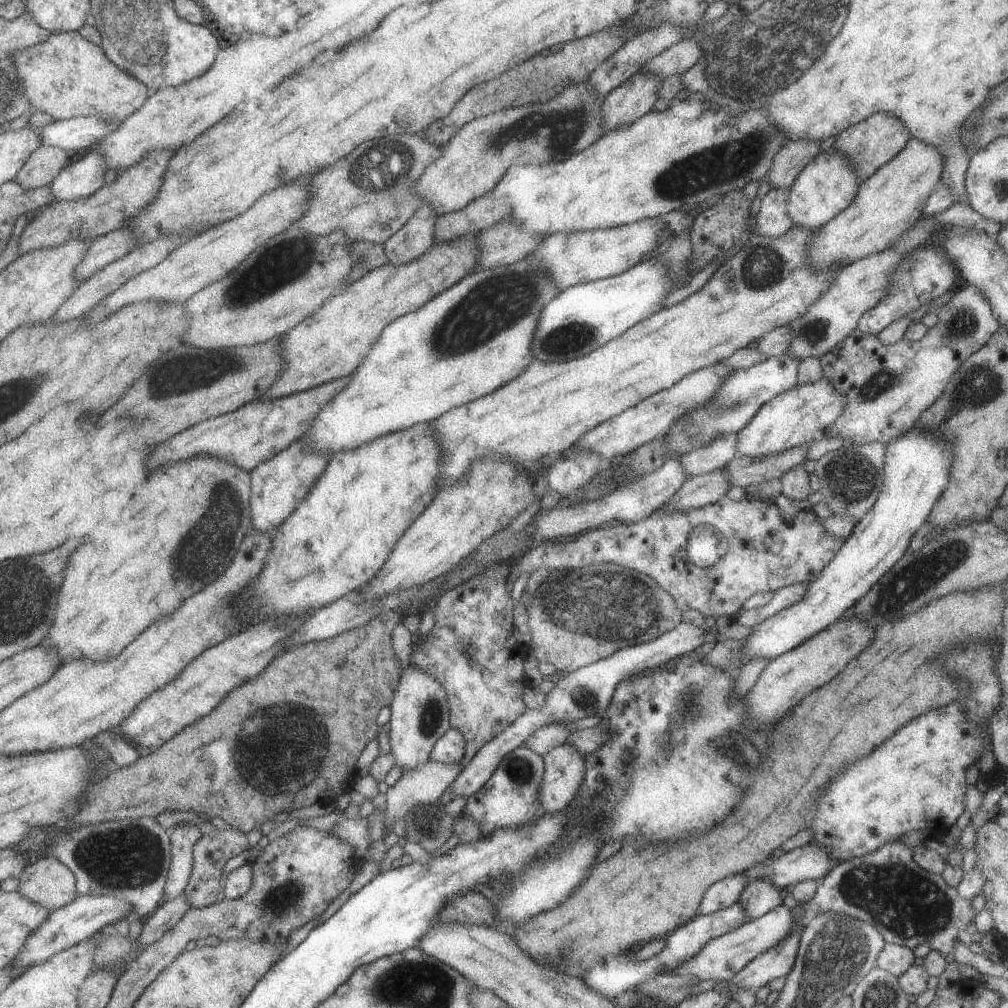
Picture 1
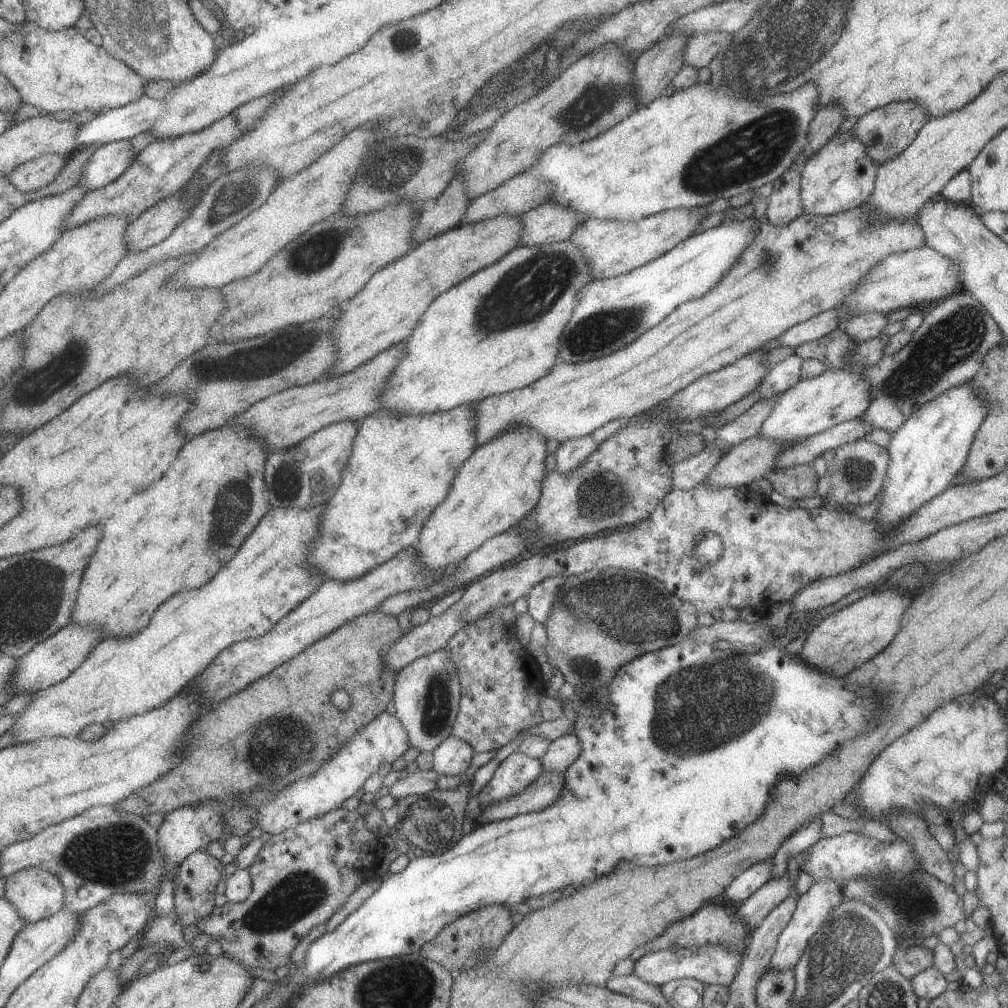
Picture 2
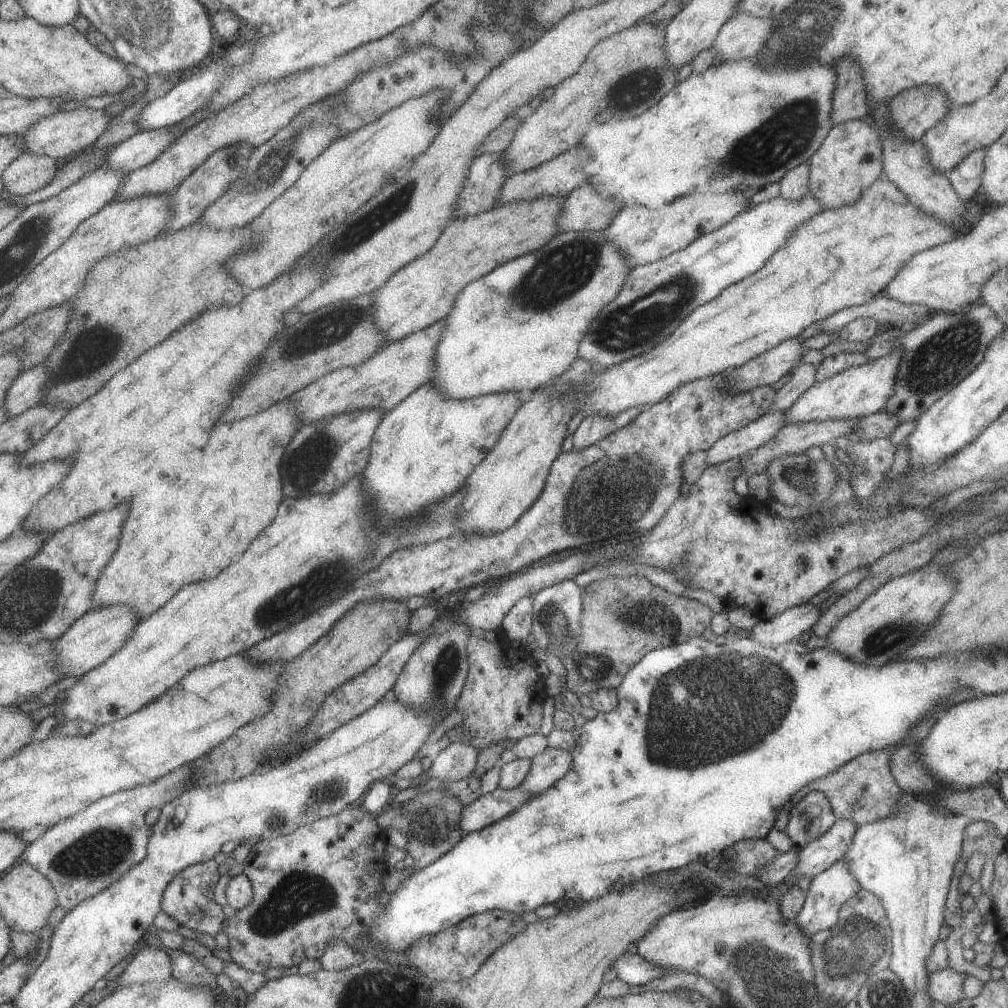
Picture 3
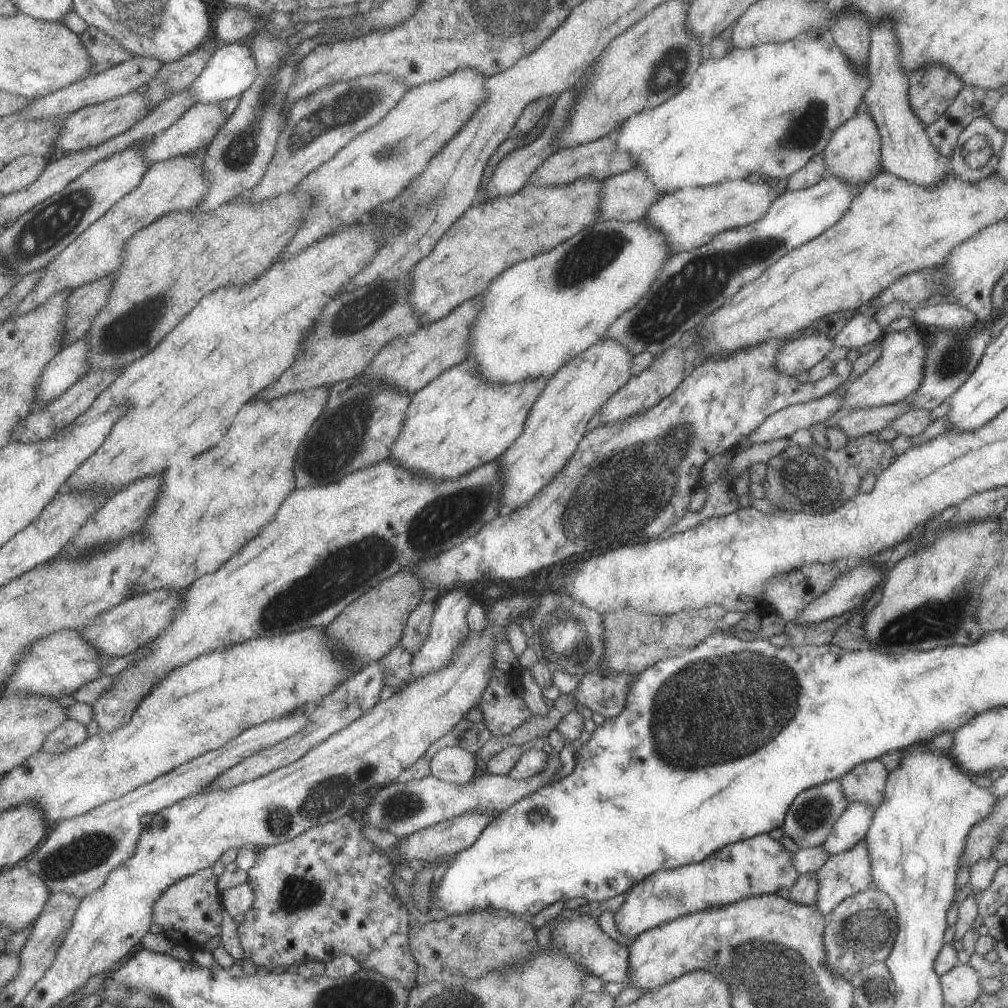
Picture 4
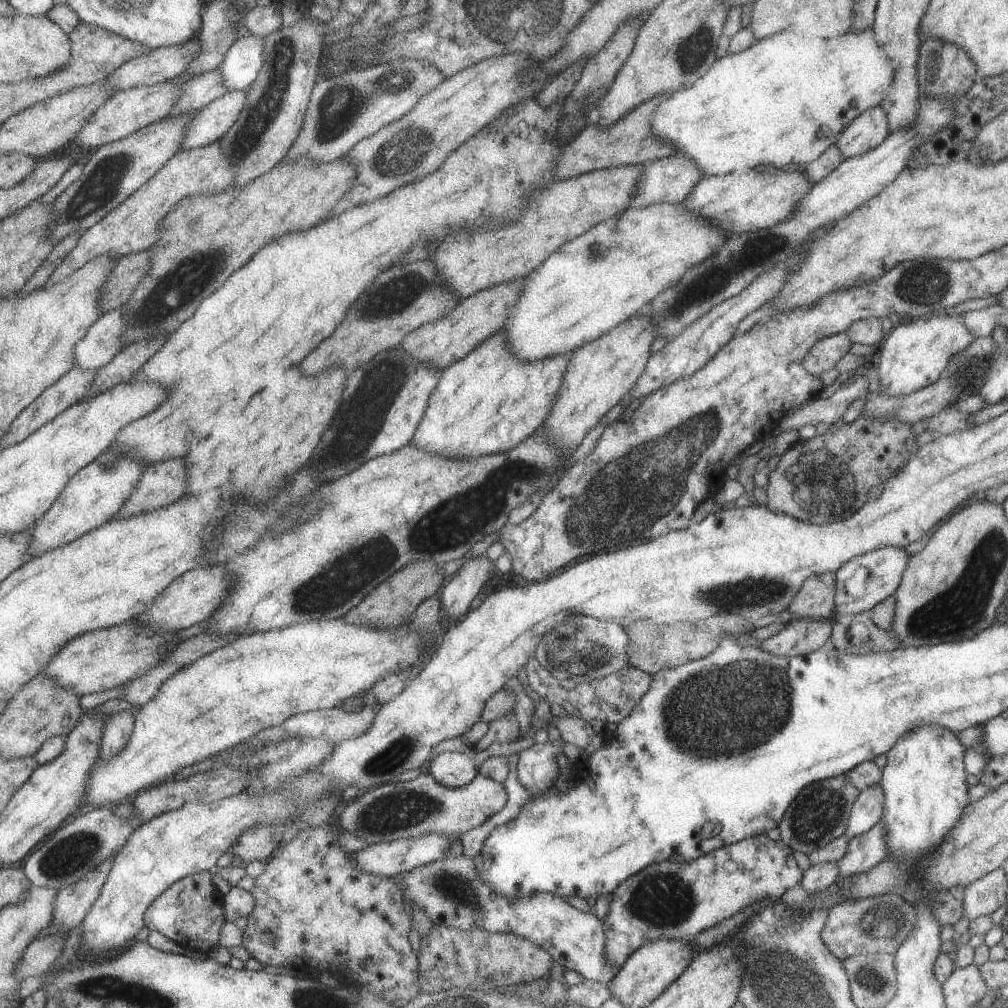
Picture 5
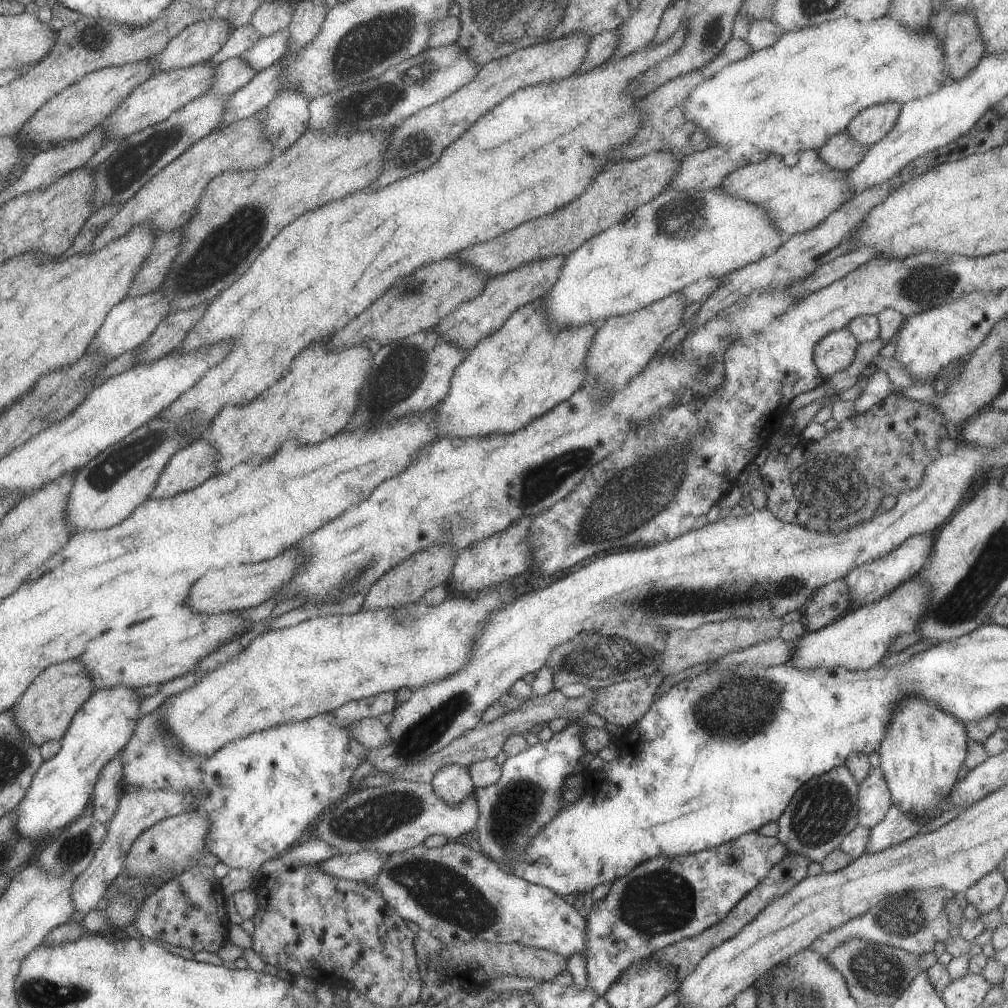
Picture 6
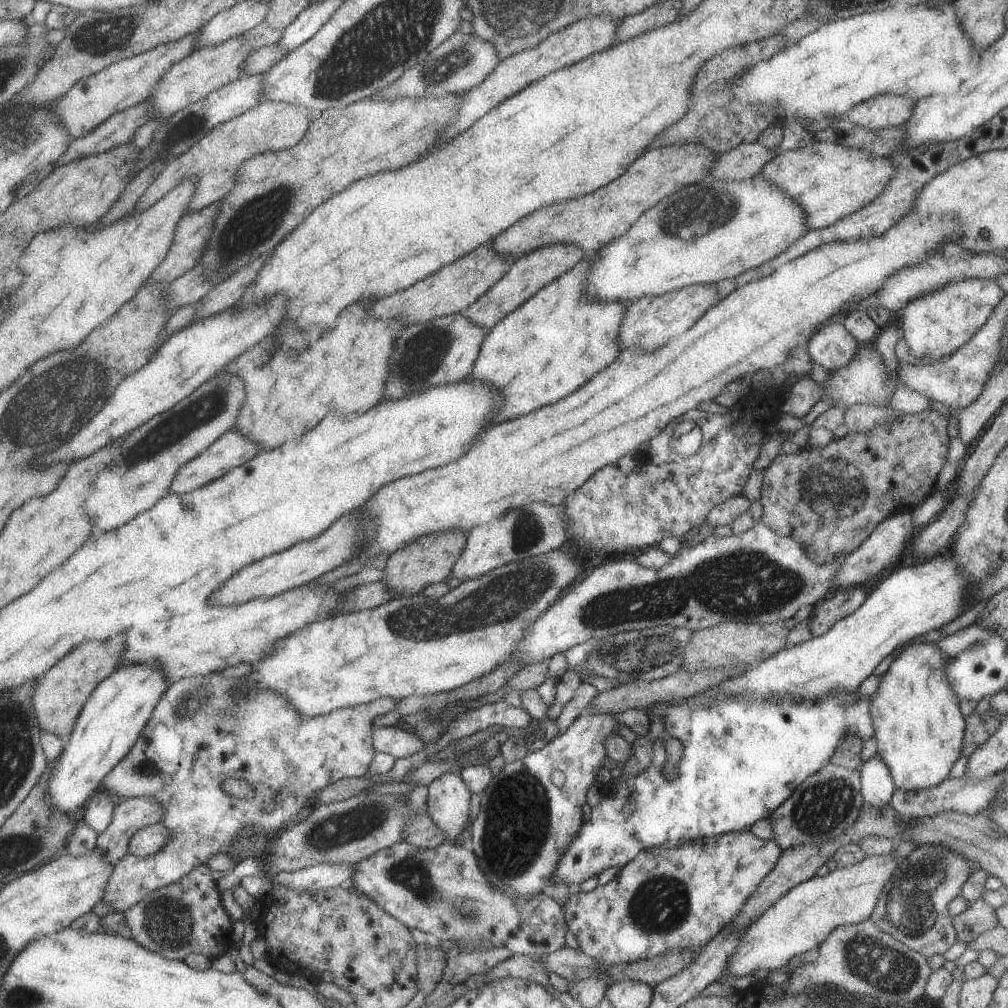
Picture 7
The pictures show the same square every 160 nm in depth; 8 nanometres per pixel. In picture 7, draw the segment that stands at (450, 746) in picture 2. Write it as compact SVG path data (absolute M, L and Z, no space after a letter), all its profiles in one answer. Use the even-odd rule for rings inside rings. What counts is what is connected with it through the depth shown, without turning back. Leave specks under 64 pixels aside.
M443 773L429 784L426 812L431 822L444 834L444 842L469 850L469 840L458 841L462 832L469 830L470 790L457 773Z

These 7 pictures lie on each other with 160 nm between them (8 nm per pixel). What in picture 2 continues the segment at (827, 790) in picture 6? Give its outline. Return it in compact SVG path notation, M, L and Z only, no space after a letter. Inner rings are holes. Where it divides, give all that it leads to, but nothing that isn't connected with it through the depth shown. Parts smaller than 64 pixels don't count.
M813 817L800 824L790 835L785 837L781 846L775 851L771 858L772 878L782 875L787 868L787 858L798 858L801 851L807 850L814 842L821 838L819 833L821 819Z

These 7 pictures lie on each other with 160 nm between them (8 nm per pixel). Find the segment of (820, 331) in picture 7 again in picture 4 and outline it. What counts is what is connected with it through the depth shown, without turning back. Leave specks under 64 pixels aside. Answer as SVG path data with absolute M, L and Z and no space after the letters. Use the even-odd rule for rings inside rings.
M824 333L802 335L801 338L787 341L778 350L774 367L786 376L795 377L821 362L833 347L832 338Z

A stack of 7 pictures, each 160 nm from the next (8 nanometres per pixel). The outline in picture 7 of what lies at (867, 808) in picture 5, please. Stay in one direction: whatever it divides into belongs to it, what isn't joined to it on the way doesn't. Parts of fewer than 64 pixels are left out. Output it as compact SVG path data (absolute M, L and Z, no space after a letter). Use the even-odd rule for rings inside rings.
M877 752L873 758L861 764L859 772L863 804L875 808L889 803L896 786L887 765Z

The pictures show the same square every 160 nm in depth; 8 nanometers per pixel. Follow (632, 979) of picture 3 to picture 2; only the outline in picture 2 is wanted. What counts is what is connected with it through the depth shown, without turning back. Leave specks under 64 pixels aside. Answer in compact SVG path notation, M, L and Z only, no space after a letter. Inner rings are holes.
M703 945L696 949L658 950L648 952L634 960L632 973L647 984L660 987L675 979L695 979L703 984L728 987L739 968L744 951L735 951L724 946Z

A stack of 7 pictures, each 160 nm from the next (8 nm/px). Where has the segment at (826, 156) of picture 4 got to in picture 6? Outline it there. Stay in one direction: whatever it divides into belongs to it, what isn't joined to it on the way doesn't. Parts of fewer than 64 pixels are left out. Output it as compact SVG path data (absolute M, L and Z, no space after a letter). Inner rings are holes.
M896 102L869 105L854 114L845 131L854 141L871 146L893 128L899 116L900 106Z

